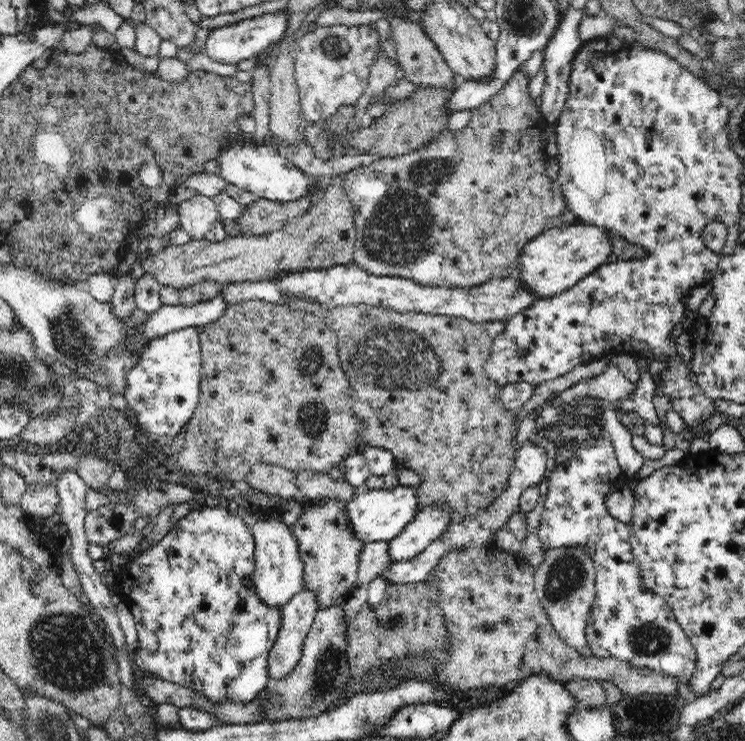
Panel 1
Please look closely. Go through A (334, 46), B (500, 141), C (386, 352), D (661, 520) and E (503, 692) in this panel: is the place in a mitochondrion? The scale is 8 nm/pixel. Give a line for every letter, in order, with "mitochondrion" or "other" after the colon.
A: mitochondrion
B: mitochondrion
C: mitochondrion
D: other
E: other

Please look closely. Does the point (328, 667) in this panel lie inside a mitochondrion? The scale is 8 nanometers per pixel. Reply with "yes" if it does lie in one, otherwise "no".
yes

